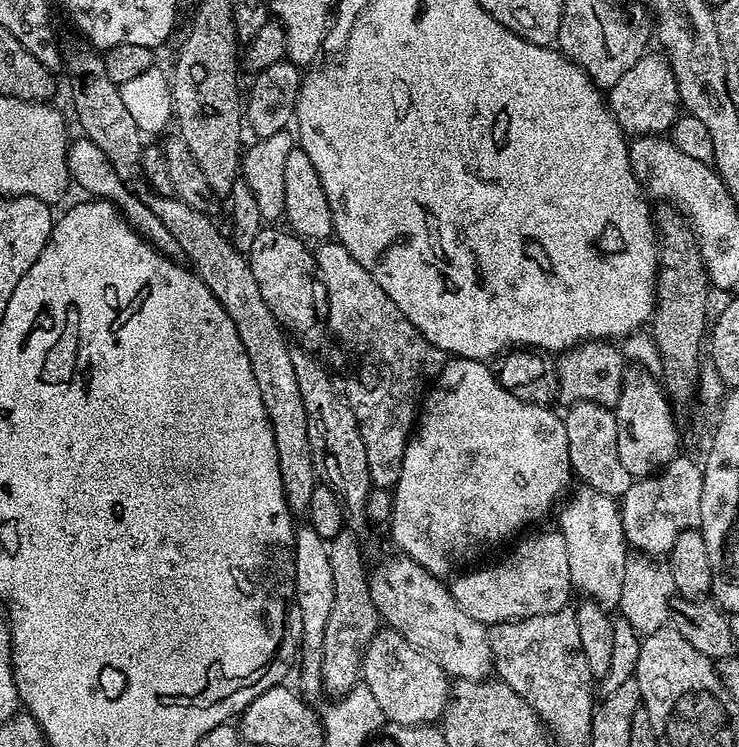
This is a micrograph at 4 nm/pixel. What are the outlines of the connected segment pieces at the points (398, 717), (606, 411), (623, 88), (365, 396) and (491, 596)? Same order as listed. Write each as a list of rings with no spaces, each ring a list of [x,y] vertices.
[[[381,627],[370,638],[362,657],[362,683],[370,688],[375,701],[382,706],[382,714],[388,722],[393,724],[432,724],[439,721],[444,715],[450,699],[450,677],[422,650],[410,646],[402,634],[398,634],[393,628]]]
[[[584,400],[581,404],[571,405],[567,409],[564,425],[570,446],[570,462],[575,475],[602,494],[613,498],[624,496],[626,490],[630,490],[634,477],[622,466],[619,458],[618,430],[613,409],[596,404],[593,400]]]
[[[651,52],[634,62],[628,73],[622,74],[622,78],[618,78],[606,92],[608,109],[615,114],[622,131],[632,138],[667,133],[682,112],[678,82],[667,55]]]
[[[324,242],[315,249],[316,270],[324,284],[326,324],[352,351],[356,369],[342,384],[342,395],[352,407],[366,446],[366,462],[373,485],[391,489],[398,482],[402,458],[414,431],[418,405],[426,389],[440,375],[446,354],[438,350],[390,302],[390,294],[374,282],[370,270],[338,242]]]
[[[553,530],[527,536],[519,541],[521,544],[501,564],[473,567],[468,570],[473,572],[465,571],[460,574],[465,576],[457,575],[451,581],[452,596],[458,606],[462,606],[462,610],[466,610],[466,614],[470,614],[470,618],[479,624],[491,626],[531,616],[545,616],[569,607],[568,599],[574,596],[574,589],[564,533]]]

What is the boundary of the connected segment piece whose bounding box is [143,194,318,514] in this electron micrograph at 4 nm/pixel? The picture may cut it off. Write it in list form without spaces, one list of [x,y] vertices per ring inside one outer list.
[[[155,194],[145,195],[143,200],[174,234],[175,241],[181,246],[183,259],[192,271],[208,287],[210,294],[218,298],[226,314],[230,314],[230,322],[234,322],[238,338],[242,338],[242,346],[246,346],[246,358],[250,358],[250,370],[254,370],[254,382],[258,382],[262,406],[266,406],[268,421],[274,430],[278,470],[288,510],[293,514],[307,513],[310,494],[314,494],[318,483],[318,464],[312,458],[306,430],[306,406],[302,406],[298,378],[294,378],[293,349],[288,348],[289,337],[274,314],[270,314],[270,306],[262,302],[262,290],[258,290],[258,282],[254,282],[247,255],[239,252],[225,233],[224,236],[220,233],[219,226],[211,220],[213,217],[209,213],[194,210],[185,200],[175,195]]]

